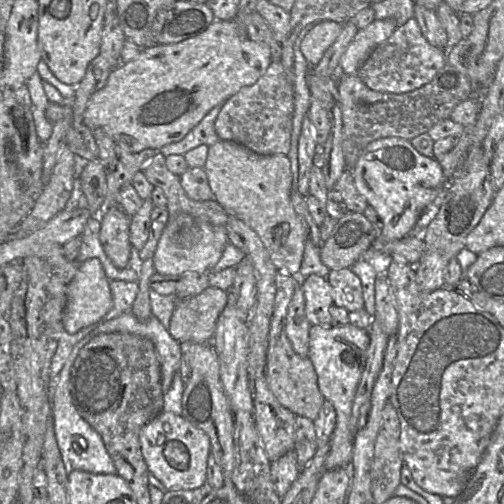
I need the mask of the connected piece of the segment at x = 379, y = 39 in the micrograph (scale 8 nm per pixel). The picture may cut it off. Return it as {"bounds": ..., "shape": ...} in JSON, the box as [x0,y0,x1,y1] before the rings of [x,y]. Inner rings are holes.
{"bounds":[340,19,398,76],"shape":[[[394,19],[374,20],[365,29],[359,30],[340,59],[343,76],[356,75],[371,52],[387,40],[398,25]]]}

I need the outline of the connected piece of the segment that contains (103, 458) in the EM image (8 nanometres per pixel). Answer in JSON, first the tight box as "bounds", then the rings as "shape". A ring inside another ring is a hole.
{"bounds":[51,353,117,475],"shape":[[[70,353],[51,386],[52,422],[61,457],[68,473],[73,470],[82,470],[94,474],[114,475],[117,471],[101,436],[80,416],[71,398],[70,375],[77,357],[76,353]]]}

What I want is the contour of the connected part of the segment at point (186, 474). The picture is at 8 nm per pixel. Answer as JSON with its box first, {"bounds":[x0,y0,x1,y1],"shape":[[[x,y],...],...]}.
{"bounds":[139,410,211,490],"shape":[[[163,410],[142,427],[139,441],[149,473],[161,481],[165,490],[191,490],[203,486],[211,444],[209,437],[187,419]]]}

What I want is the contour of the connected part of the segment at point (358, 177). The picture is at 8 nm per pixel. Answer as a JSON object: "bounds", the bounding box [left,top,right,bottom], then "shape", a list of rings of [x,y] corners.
{"bounds":[351,137,446,241],"shape":[[[387,137],[371,142],[351,170],[357,191],[380,217],[382,228],[377,238],[383,241],[401,239],[416,232],[422,212],[435,201],[446,183],[442,167],[435,158],[421,155],[410,141]]]}

